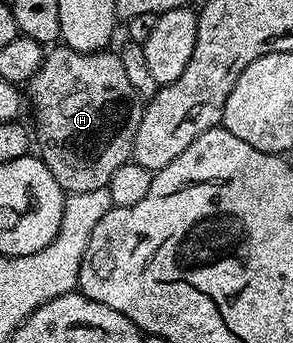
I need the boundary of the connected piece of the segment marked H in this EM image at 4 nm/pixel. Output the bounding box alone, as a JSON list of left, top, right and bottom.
[28,47,143,193]

